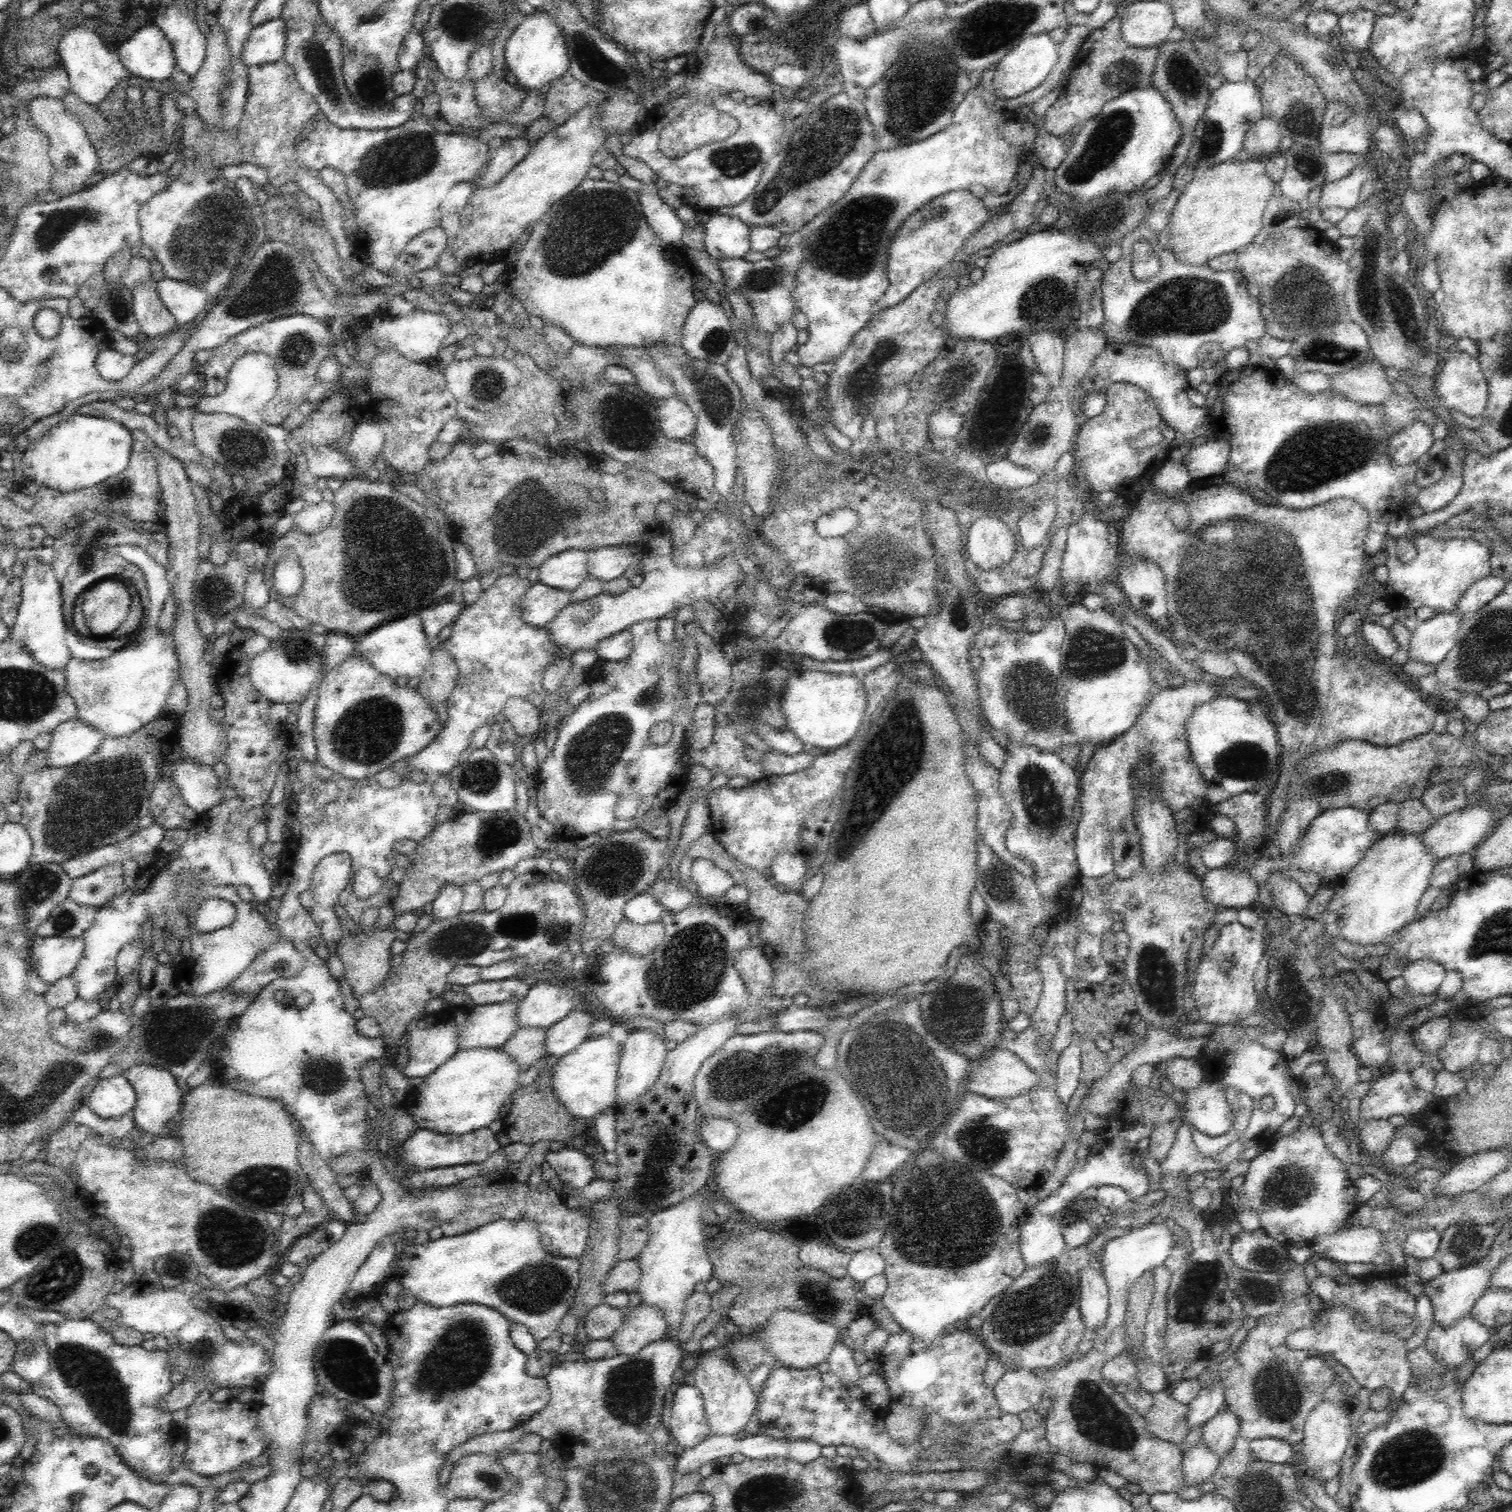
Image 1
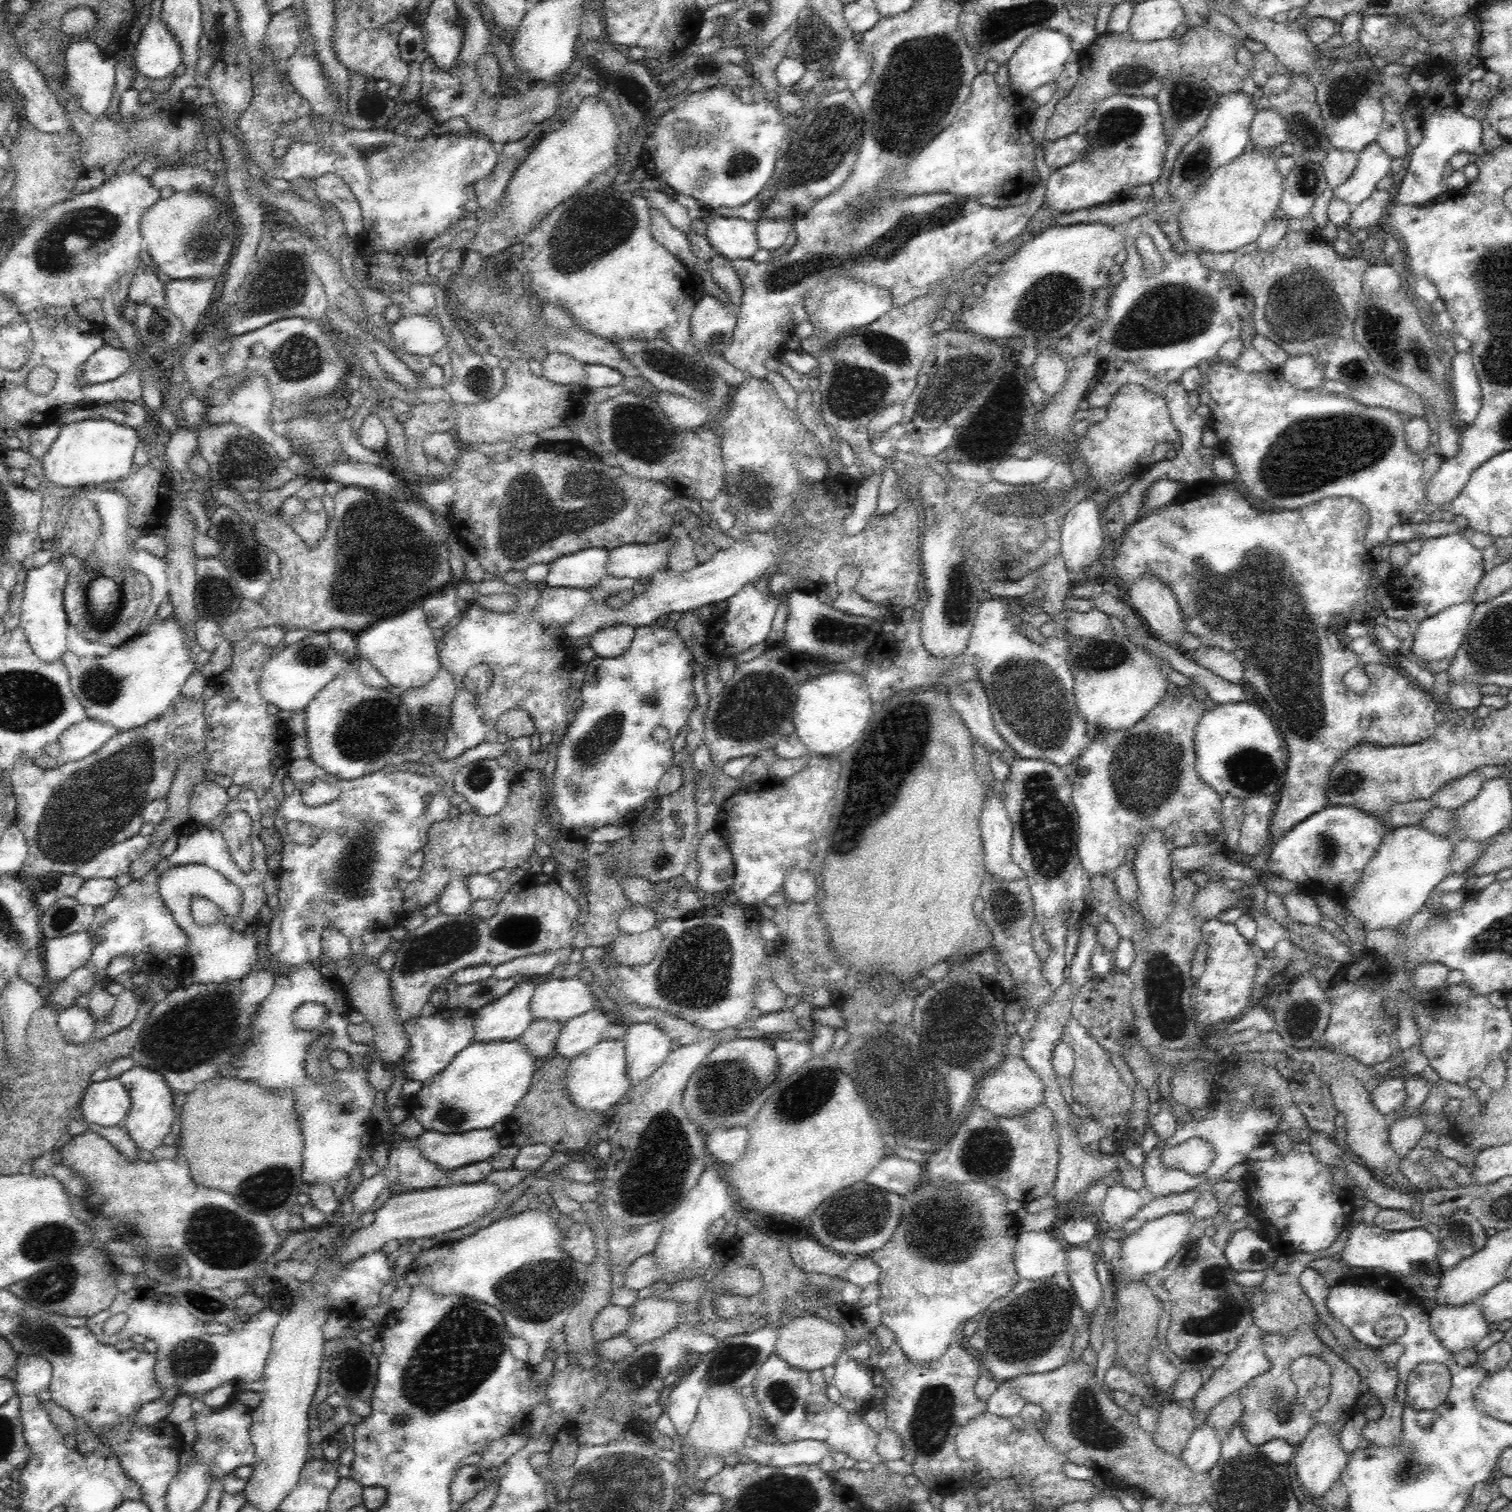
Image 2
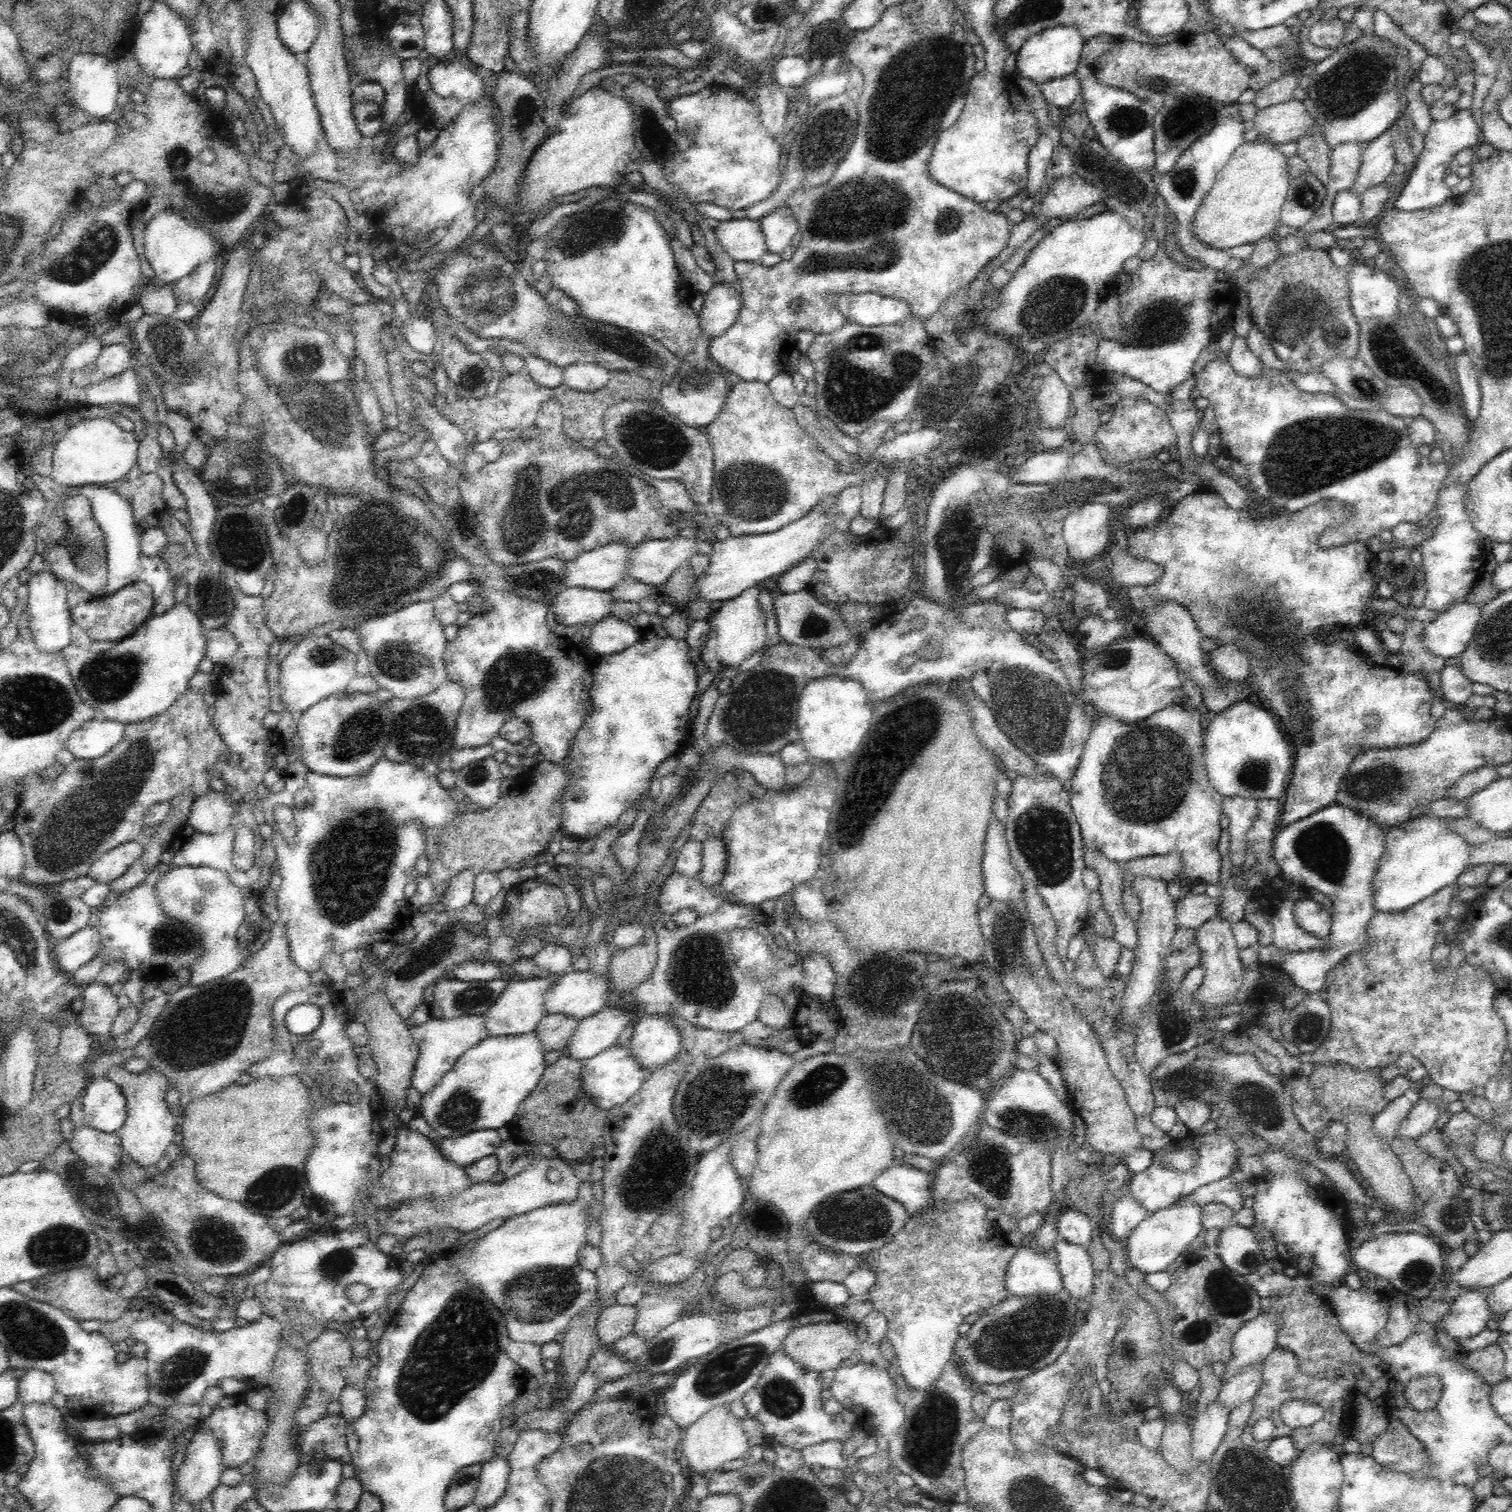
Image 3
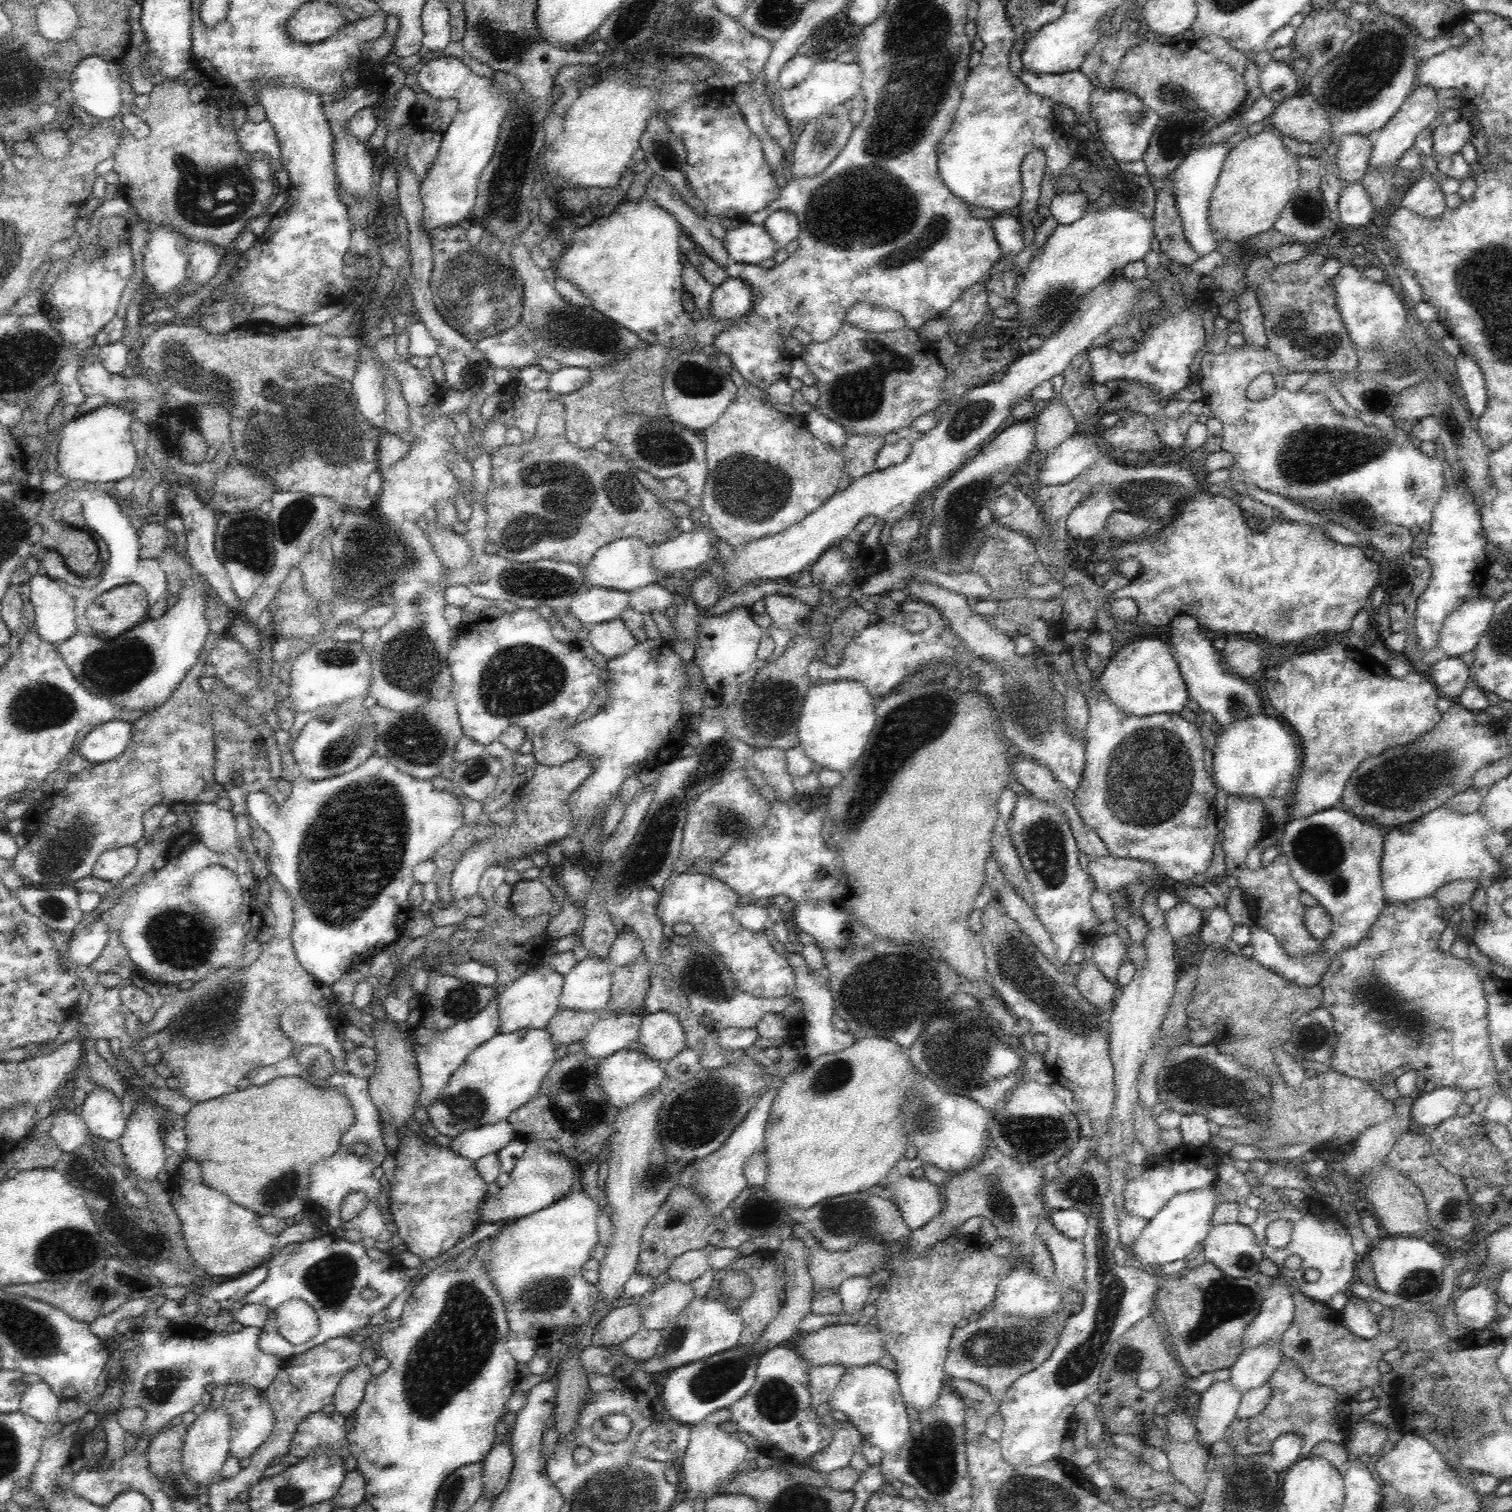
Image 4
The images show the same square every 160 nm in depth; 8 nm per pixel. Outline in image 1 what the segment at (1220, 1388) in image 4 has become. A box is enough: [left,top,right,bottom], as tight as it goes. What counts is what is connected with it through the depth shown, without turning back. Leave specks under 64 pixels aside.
[1181,1440,1222,1489]

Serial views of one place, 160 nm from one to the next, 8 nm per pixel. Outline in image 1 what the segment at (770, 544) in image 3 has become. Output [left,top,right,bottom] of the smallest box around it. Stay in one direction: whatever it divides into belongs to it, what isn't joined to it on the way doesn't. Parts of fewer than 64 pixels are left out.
[547,528,743,652]

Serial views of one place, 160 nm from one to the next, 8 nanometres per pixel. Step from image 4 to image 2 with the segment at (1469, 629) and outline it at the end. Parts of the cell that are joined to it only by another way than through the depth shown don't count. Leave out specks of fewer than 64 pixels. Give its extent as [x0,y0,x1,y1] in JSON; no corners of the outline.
[1412,602,1475,662]

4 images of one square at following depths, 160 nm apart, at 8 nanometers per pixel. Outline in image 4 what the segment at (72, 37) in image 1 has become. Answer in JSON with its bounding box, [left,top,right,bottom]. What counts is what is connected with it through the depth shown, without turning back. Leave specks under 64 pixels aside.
[70,56,123,121]

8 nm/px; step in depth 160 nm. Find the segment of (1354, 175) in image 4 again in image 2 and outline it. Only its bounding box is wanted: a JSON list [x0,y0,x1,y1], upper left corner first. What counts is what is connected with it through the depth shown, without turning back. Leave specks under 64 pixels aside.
[1322,149,1359,189]

